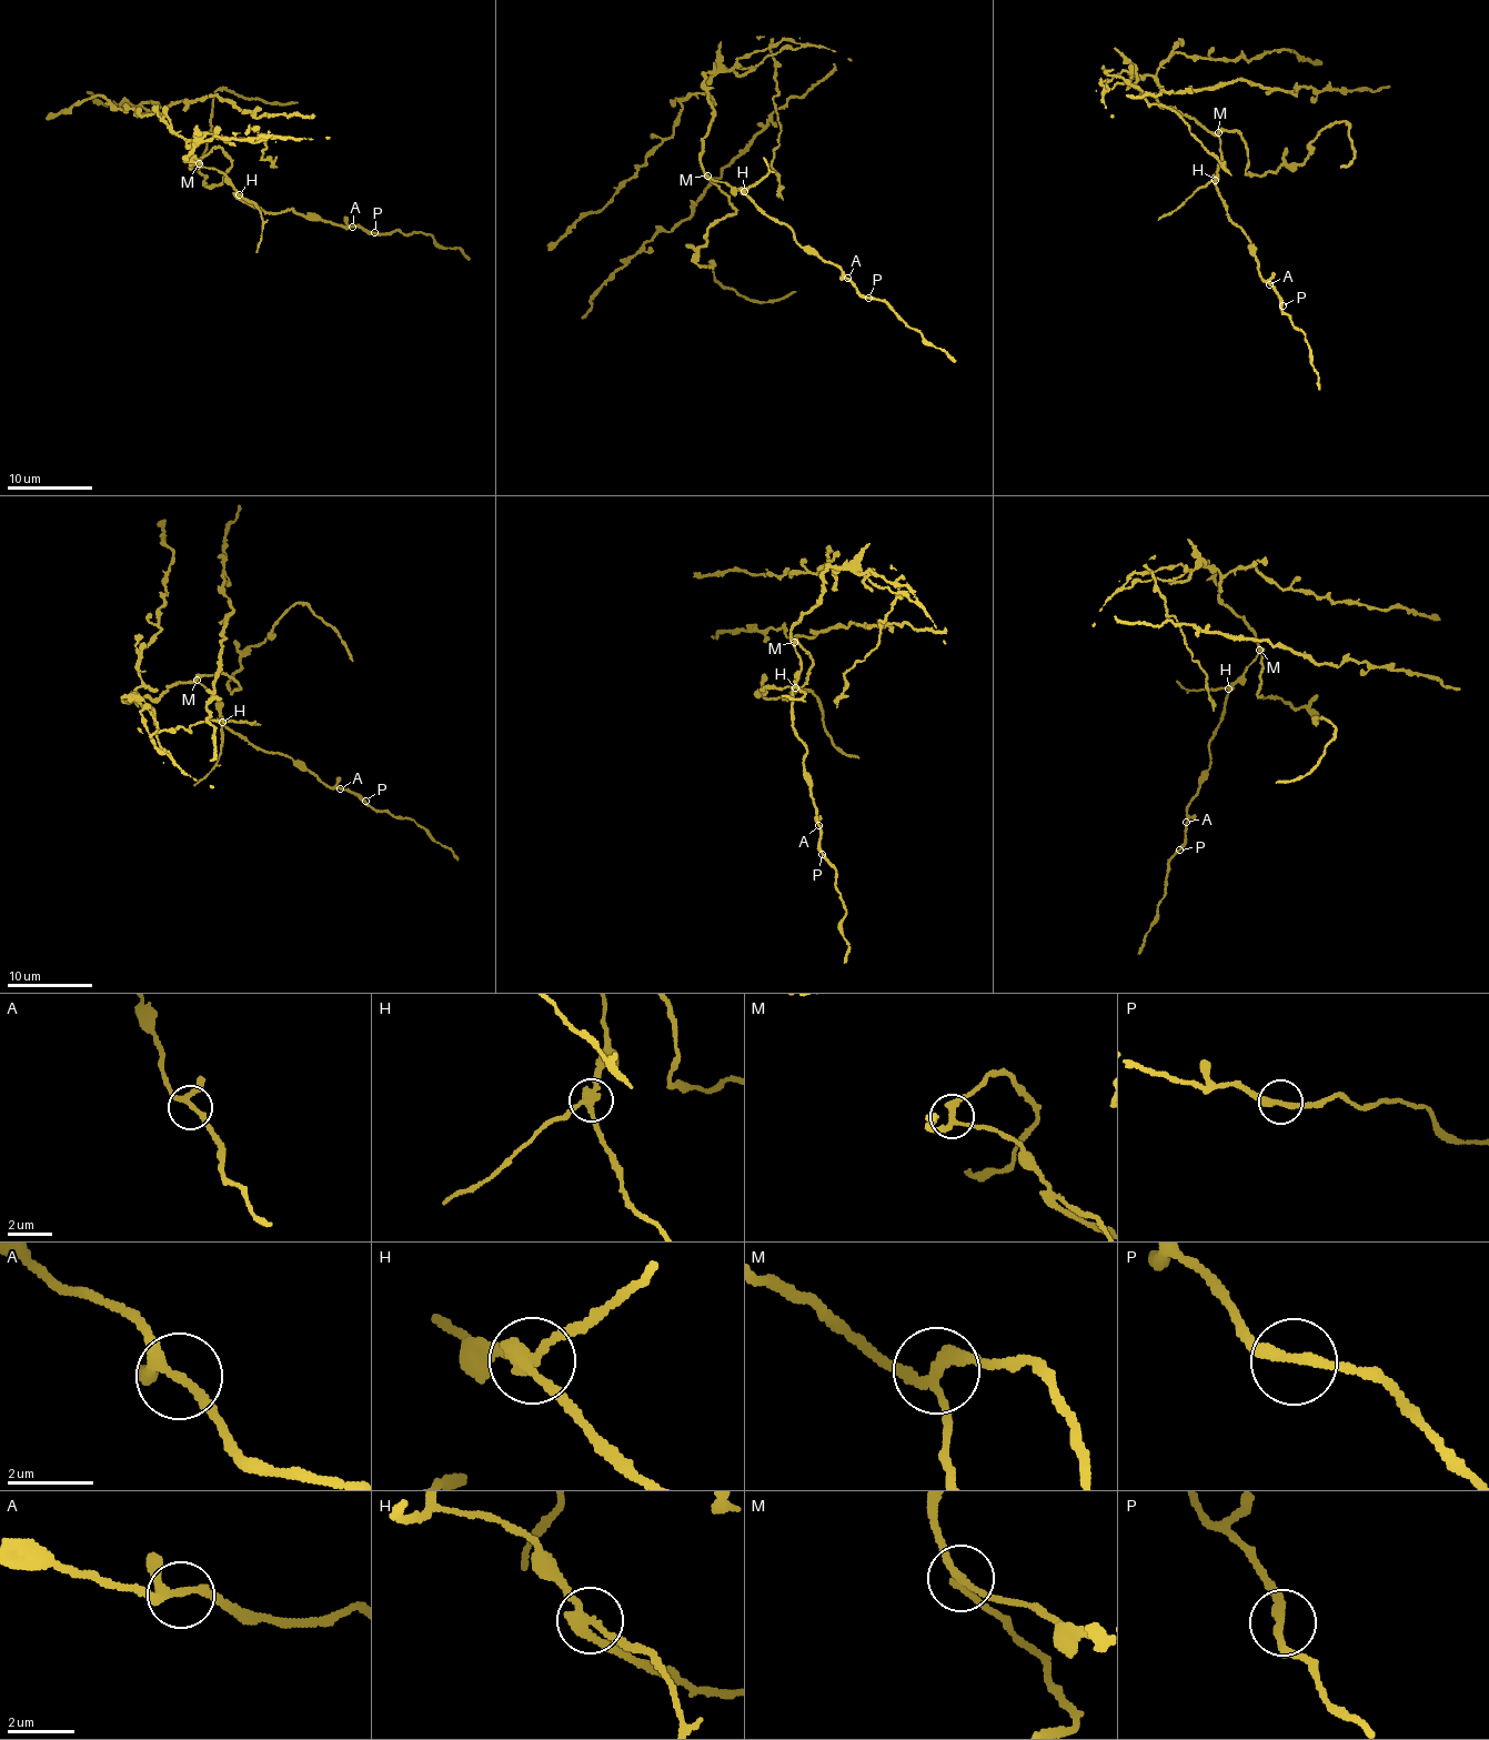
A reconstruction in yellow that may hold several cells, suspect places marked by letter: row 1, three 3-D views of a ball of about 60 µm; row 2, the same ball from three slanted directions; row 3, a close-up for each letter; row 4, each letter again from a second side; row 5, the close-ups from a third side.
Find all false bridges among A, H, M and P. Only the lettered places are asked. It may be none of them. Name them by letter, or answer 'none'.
H, M

